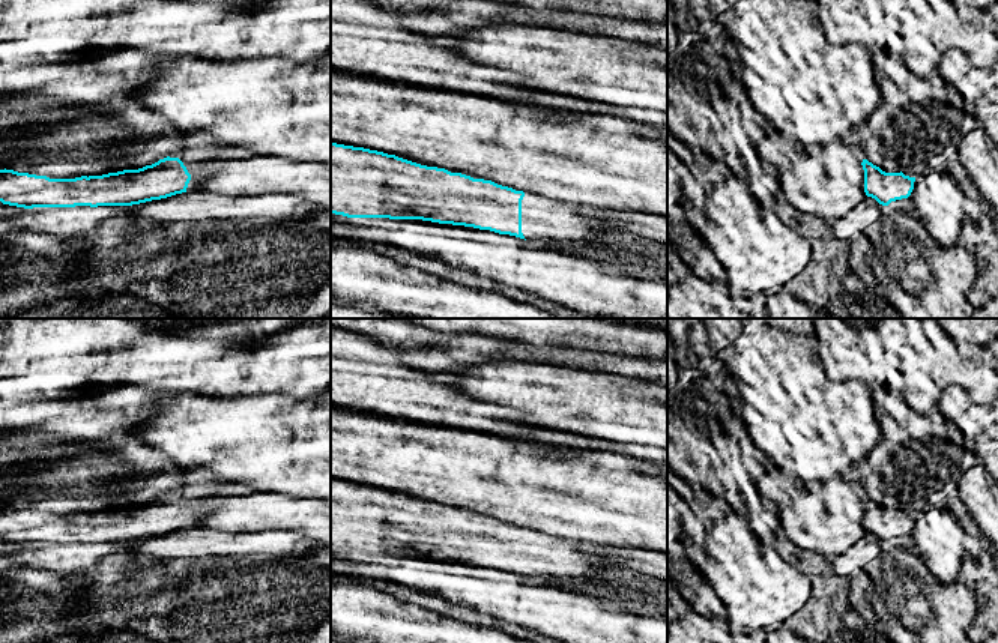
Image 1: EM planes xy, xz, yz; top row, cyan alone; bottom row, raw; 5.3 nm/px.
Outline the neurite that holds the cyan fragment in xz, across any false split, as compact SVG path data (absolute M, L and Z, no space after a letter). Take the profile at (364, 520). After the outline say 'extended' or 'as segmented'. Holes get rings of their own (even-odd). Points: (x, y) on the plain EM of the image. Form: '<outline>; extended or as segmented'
M331 479L331 550L347 554L422 556L464 562L516 572L550 584L571 583L579 586L586 581L600 580L601 587L609 590L613 589L613 583L619 578L634 575L634 571L583 551L565 538L546 535L534 529L516 527L491 517L473 515L445 505L421 502L395 491L337 479Z; extended

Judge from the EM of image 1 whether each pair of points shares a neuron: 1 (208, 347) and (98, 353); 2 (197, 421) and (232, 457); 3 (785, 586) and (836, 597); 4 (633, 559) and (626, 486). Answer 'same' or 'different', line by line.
1: same
2: same
3: different
4: different

